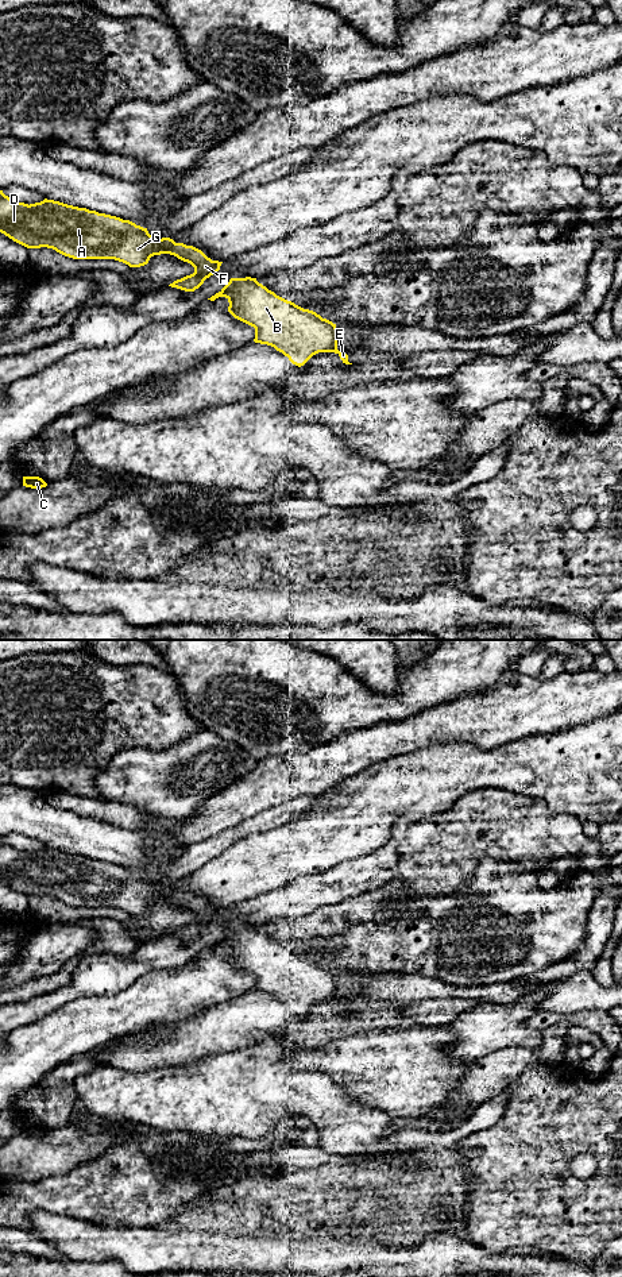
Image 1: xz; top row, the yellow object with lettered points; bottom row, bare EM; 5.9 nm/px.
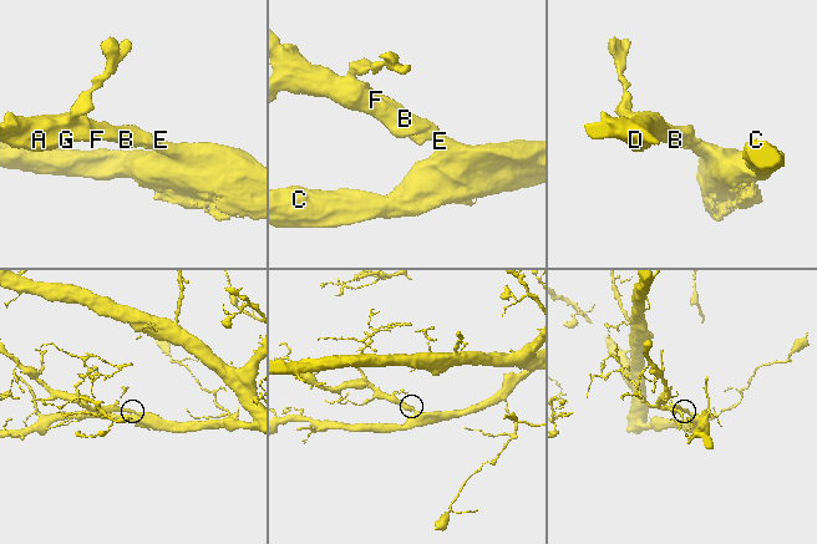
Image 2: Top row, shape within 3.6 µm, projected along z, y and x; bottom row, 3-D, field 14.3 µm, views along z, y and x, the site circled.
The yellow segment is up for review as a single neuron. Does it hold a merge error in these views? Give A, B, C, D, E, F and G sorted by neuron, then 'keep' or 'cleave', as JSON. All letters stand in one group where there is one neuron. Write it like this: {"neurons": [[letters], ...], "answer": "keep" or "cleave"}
{"neurons": [["A", "B", "C", "D", "E", "F", "G"]], "answer": "keep"}

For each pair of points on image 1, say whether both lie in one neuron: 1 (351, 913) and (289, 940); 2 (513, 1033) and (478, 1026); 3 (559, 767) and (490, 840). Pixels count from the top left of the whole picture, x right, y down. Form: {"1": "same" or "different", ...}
{"1": "same", "2": "same", "3": "different"}

